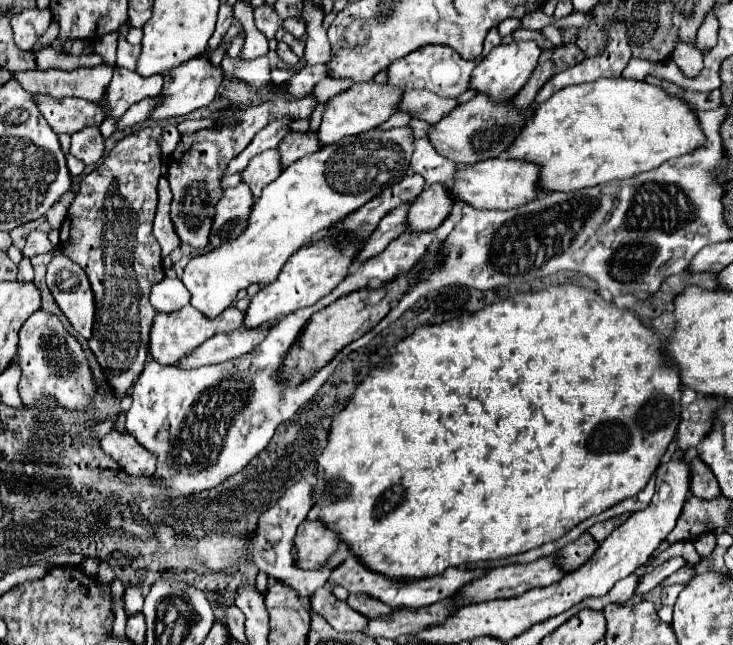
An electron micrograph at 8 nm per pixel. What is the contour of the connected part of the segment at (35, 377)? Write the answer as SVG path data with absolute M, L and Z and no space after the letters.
M36 311L28 317L20 331L20 341L12 361L18 363L22 371L18 393L26 407L34 407L48 397L68 413L82 413L90 405L90 399L98 395L98 387L94 385L92 369L82 345L68 333L64 323L54 313L50 315L50 311Z

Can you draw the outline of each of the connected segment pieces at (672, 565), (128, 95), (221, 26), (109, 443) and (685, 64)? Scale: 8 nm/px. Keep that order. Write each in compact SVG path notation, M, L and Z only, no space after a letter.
M674 557L674 559L668 559L664 561L662 565L658 565L652 573L646 573L644 577L640 577L638 585L636 585L636 595L642 595L642 593L648 593L652 591L654 587L658 587L666 577L670 577L676 569L680 569L686 561L682 557Z
M116 67L114 77L108 85L108 103L112 107L112 117L122 117L132 103L144 97L154 97L158 91L162 91L162 75L142 77L136 71Z
M222 3L222 5L220 5L220 11L218 11L216 31L214 31L214 33L212 33L212 37L210 37L210 45L208 45L208 49L210 49L210 51L214 51L214 49L220 45L222 37L226 35L228 27L232 25L232 21L234 21L234 7L232 7L230 3Z
M112 427L112 431L100 439L100 449L126 473L152 475L156 469L156 455L142 447L128 431L118 431Z
M676 43L674 53L672 53L672 61L682 69L682 73L686 77L694 77L698 75L698 71L702 71L702 53L696 49L696 45L690 43Z

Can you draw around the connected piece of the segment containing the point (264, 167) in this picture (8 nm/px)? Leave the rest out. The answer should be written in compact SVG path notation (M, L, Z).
M268 149L250 161L250 165L242 171L242 179L244 183L250 185L254 197L258 199L262 189L268 183L272 183L280 173L282 173L282 163L280 163L278 149Z

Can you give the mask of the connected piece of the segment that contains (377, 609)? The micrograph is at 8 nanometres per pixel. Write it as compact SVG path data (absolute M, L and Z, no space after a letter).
M348 595L348 601L346 601L354 611L366 615L368 619L376 619L380 615L390 615L390 607L374 597L368 597L368 595Z

